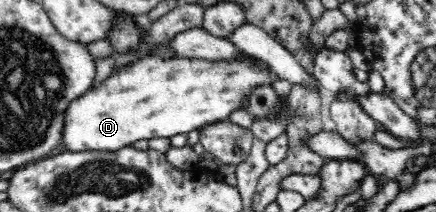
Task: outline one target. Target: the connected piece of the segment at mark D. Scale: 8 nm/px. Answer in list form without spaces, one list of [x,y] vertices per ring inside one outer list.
[[[146,56],[142,59],[134,60],[128,65],[120,65],[115,67],[112,73],[106,77],[106,79],[100,81],[96,86],[90,85],[90,89],[86,93],[82,93],[80,97],[76,97],[66,105],[66,111],[64,111],[64,117],[62,117],[62,141],[64,151],[66,152],[115,152],[123,147],[133,145],[136,141],[141,139],[154,139],[154,137],[169,137],[178,135],[180,133],[188,133],[192,129],[200,129],[204,125],[208,125],[217,121],[224,121],[230,113],[240,109],[242,107],[242,101],[245,101],[244,97],[252,91],[252,87],[256,85],[264,85],[266,83],[272,83],[270,78],[270,71],[262,71],[258,66],[250,64],[248,60],[232,60],[229,62],[213,62],[208,60],[188,59],[188,58],[174,58],[166,59],[158,56]]]

